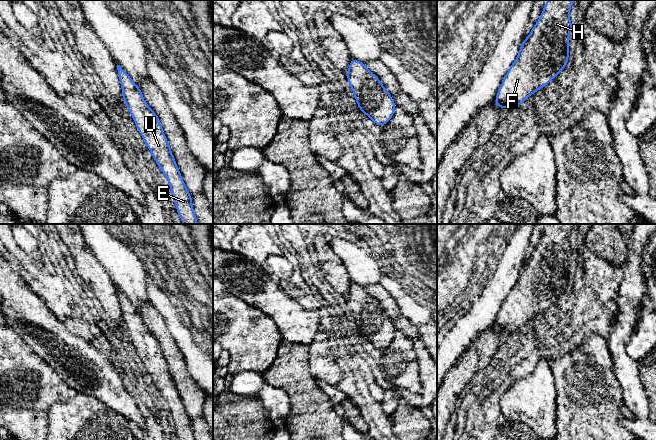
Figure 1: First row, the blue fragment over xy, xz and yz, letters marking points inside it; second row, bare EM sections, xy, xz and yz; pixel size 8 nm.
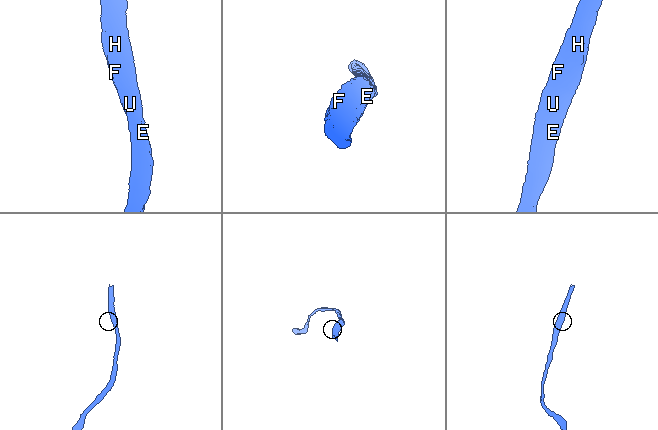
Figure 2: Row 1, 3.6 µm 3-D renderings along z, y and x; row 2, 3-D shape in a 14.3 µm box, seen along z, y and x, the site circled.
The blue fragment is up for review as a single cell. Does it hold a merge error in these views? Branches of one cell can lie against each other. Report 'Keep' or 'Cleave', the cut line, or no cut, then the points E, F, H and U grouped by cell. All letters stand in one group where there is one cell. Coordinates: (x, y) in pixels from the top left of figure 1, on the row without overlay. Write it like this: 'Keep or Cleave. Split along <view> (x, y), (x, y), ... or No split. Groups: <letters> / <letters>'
Keep. No split. Groups: E F H U

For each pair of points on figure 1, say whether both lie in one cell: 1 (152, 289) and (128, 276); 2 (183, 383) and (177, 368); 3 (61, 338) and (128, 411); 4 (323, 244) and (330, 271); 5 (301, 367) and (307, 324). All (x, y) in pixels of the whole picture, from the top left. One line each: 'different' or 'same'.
1: different
2: same
3: same
4: same
5: different

